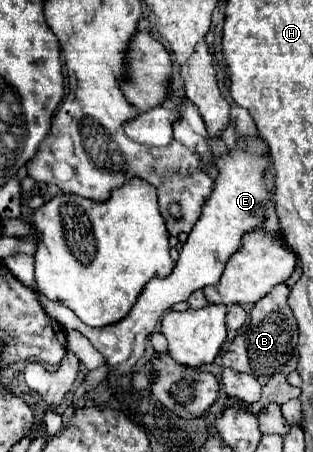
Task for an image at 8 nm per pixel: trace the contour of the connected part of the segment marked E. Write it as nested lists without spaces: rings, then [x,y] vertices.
[[[246,136],[238,142],[232,152],[222,154],[212,160],[212,164],[218,170],[214,188],[212,188],[210,196],[206,198],[206,204],[202,206],[200,218],[194,224],[194,228],[188,236],[188,242],[180,250],[180,260],[174,266],[172,274],[166,278],[150,280],[146,284],[146,288],[142,290],[138,302],[134,304],[134,308],[130,310],[130,314],[124,320],[120,320],[112,326],[104,326],[104,328],[90,328],[82,320],[78,320],[78,316],[74,316],[74,312],[70,308],[66,308],[60,302],[52,302],[40,294],[40,304],[48,316],[58,320],[64,328],[74,328],[74,330],[82,332],[94,344],[94,348],[98,348],[106,356],[106,364],[114,368],[114,372],[110,374],[112,378],[116,378],[124,372],[130,372],[132,366],[140,360],[140,356],[146,350],[148,334],[152,334],[152,330],[160,322],[162,312],[172,308],[178,302],[188,300],[192,292],[216,284],[224,272],[228,258],[242,246],[244,234],[254,232],[264,222],[266,206],[270,202],[268,188],[264,184],[266,168],[270,164],[270,154],[268,154],[270,148],[260,136],[258,138]]]

